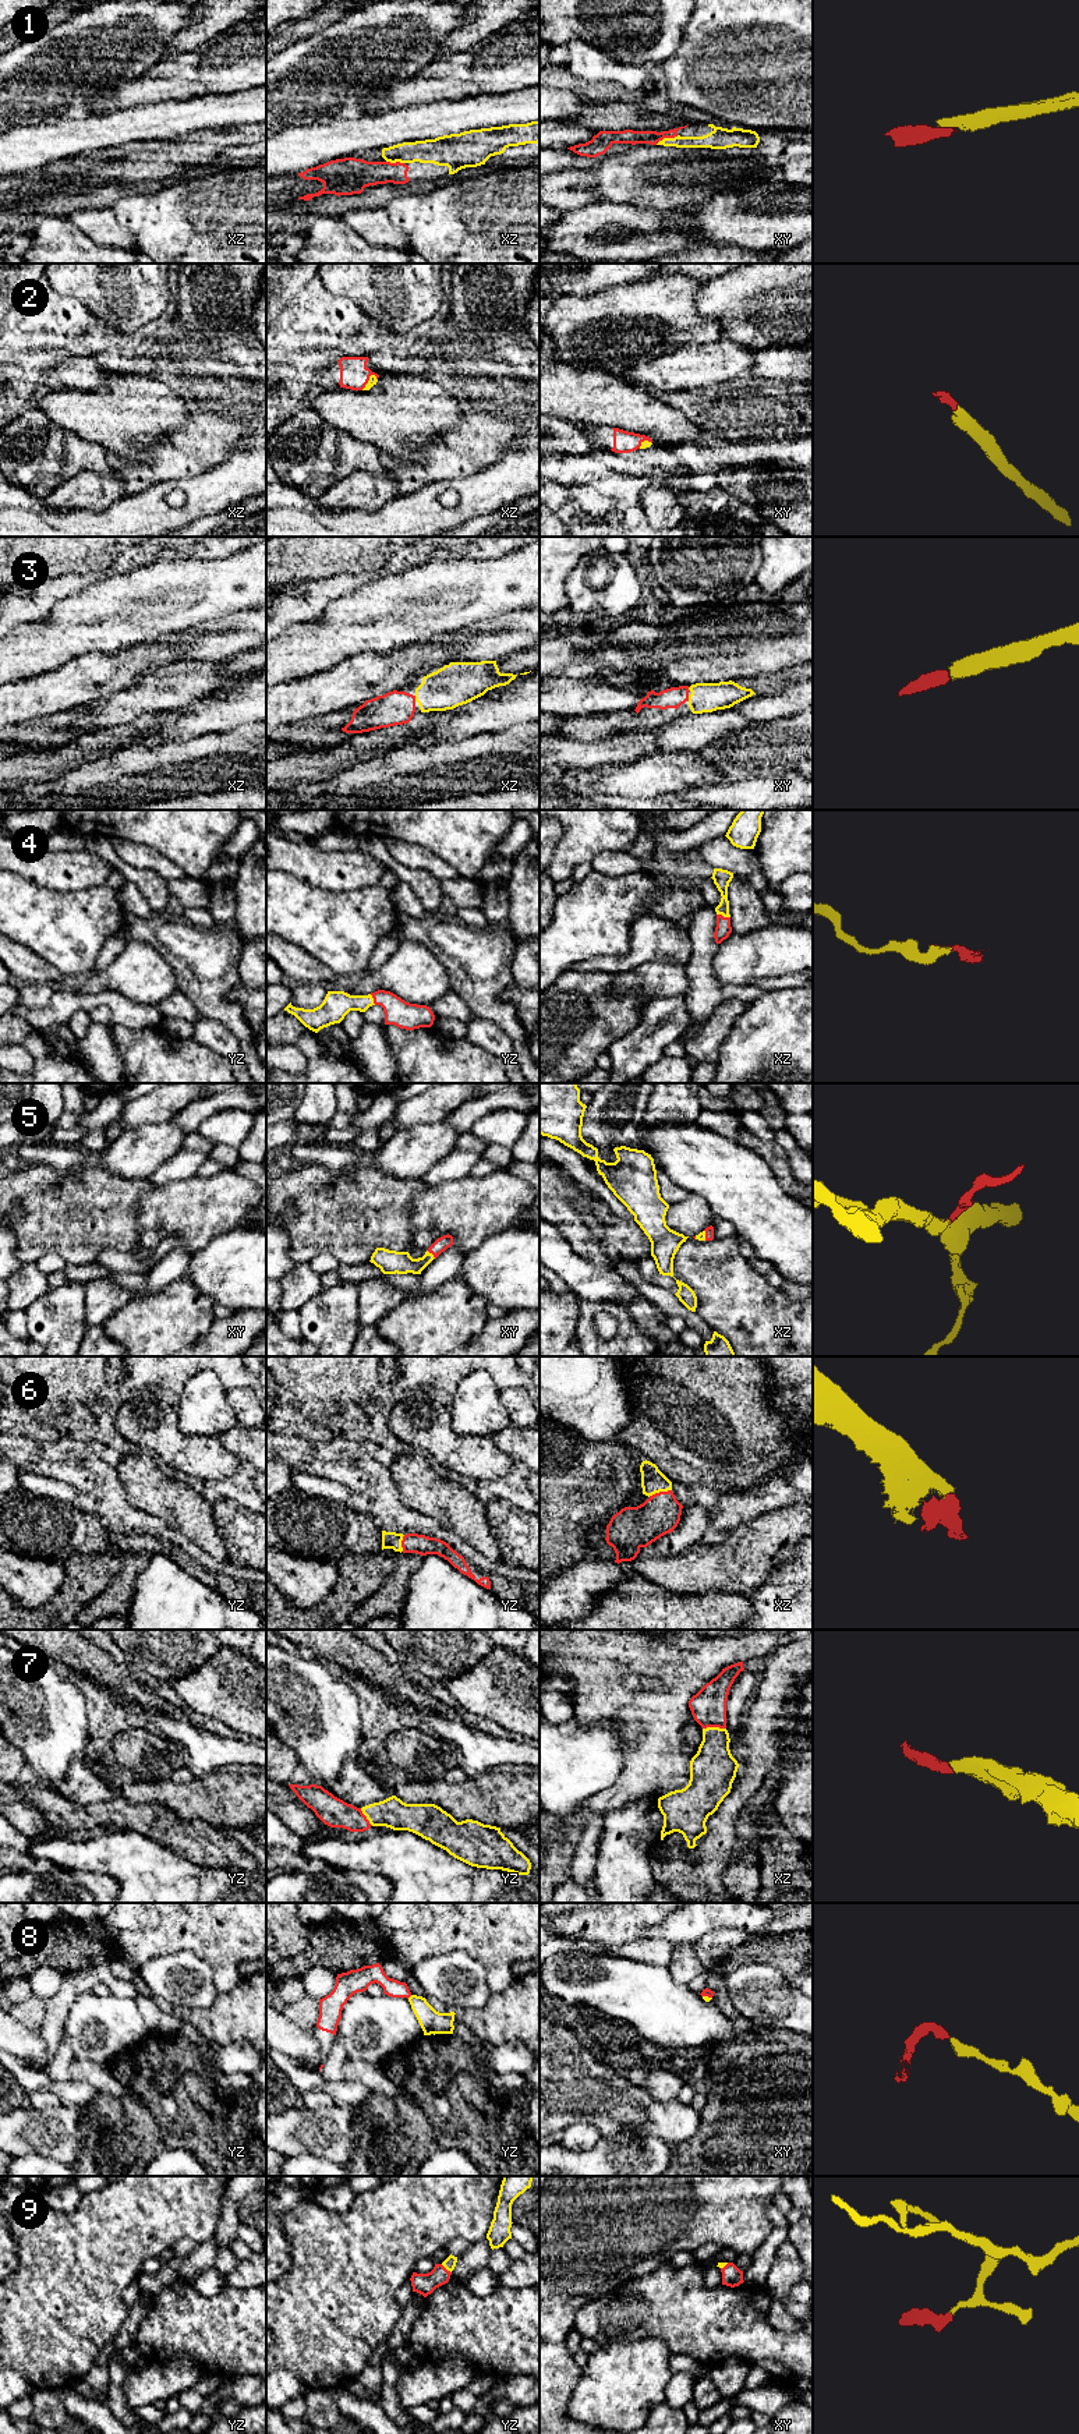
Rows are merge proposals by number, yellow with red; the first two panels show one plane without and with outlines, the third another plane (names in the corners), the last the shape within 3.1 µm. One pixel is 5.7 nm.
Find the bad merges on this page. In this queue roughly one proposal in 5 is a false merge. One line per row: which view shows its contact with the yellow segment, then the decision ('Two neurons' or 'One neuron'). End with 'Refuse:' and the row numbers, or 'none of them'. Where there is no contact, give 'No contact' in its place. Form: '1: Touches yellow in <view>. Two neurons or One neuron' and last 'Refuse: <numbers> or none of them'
1: Touches yellow in xy. One neuron
2: Touches yellow in xz. One neuron
3: Touches yellow in xz. One neuron
4: Touches yellow in xz. One neuron
5: Touches yellow in xy. One neuron
6: Touches yellow in xz. One neuron
7: Touches yellow in xz. One neuron
8: Touches yellow in yz. Two neurons
9: Touches yellow in yz. One neuron
Refuse: 8

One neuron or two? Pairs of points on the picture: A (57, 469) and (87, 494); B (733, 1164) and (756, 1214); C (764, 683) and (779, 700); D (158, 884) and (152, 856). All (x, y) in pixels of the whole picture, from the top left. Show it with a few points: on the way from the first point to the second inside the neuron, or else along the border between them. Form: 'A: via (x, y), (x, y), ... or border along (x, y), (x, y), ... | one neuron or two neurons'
A: border along (102, 474), (78, 473), (59, 485), (46, 498) | two neurons
B: via (733, 1177), (738, 1185), (754, 1202) | one neuron
C: border along (798, 682), (774, 692), (756, 694) | two neurons
D: border along (124, 860), (137, 867), (151, 867), (167, 881) | two neurons

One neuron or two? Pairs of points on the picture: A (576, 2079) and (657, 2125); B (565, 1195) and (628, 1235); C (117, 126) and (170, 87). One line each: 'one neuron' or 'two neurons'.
A: one neuron
B: one neuron
C: two neurons

